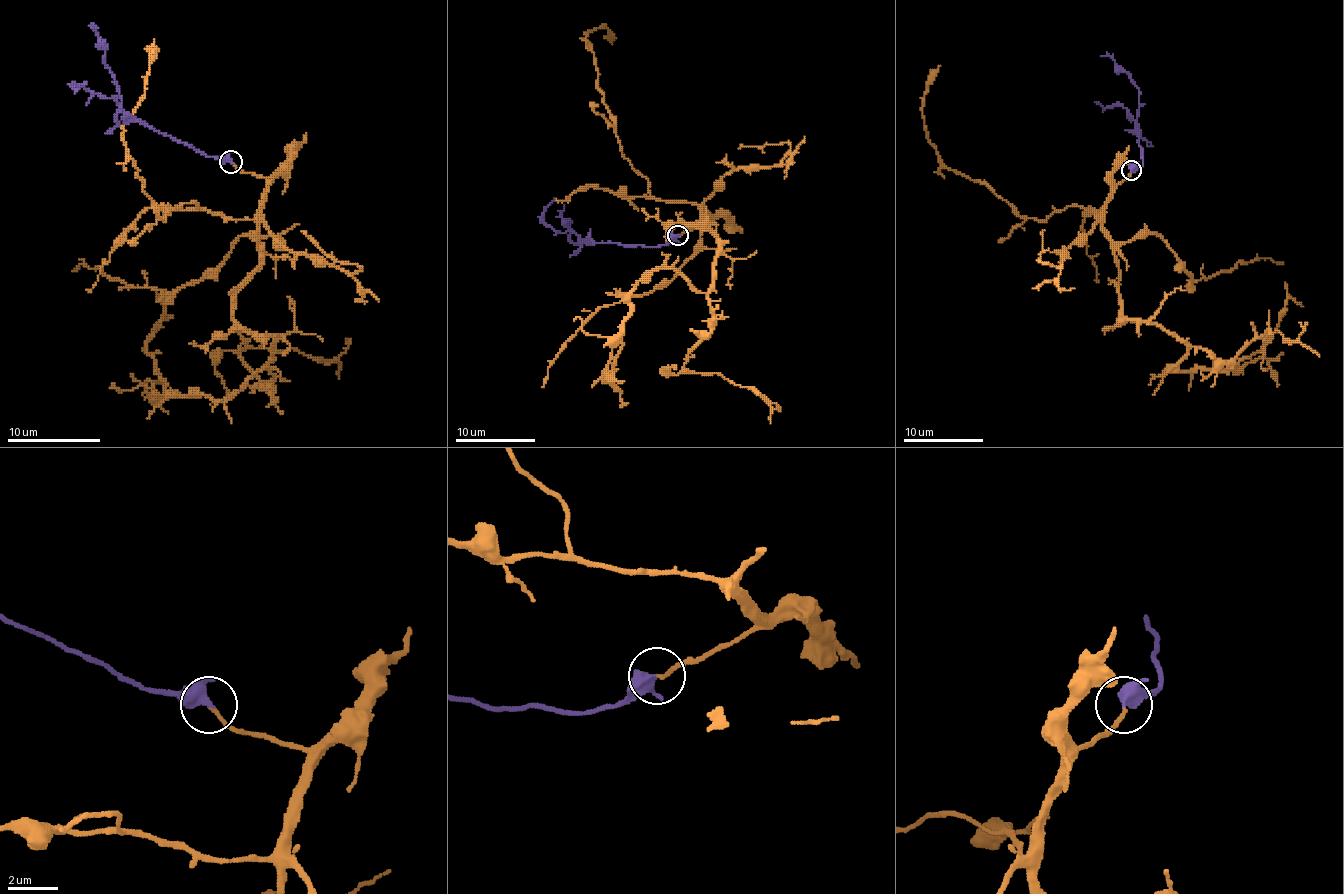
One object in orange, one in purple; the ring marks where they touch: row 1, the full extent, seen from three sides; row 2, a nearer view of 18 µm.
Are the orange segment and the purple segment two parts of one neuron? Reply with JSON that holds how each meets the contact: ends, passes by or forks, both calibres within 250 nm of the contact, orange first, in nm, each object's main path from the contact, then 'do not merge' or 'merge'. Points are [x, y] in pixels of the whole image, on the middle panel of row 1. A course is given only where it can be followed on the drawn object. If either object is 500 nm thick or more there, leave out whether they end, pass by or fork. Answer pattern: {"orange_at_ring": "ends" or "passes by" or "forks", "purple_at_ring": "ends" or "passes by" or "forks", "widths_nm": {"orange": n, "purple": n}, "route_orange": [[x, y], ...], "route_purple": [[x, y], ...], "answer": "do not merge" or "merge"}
{"orange_at_ring": "ends", "purple_at_ring": "passes by", "widths_nm": {"orange": 130, "purple": 340}, "route_orange": [[678, 235], [702, 206], [680, 225], [716, 239], [714, 283], [638, 283], [606, 381], [628, 403]], "route_purple": [[678, 235], [664, 245], [652, 247], [574, 243], [570, 239], [570, 225], [562, 216], [564, 204]], "answer": "merge"}

